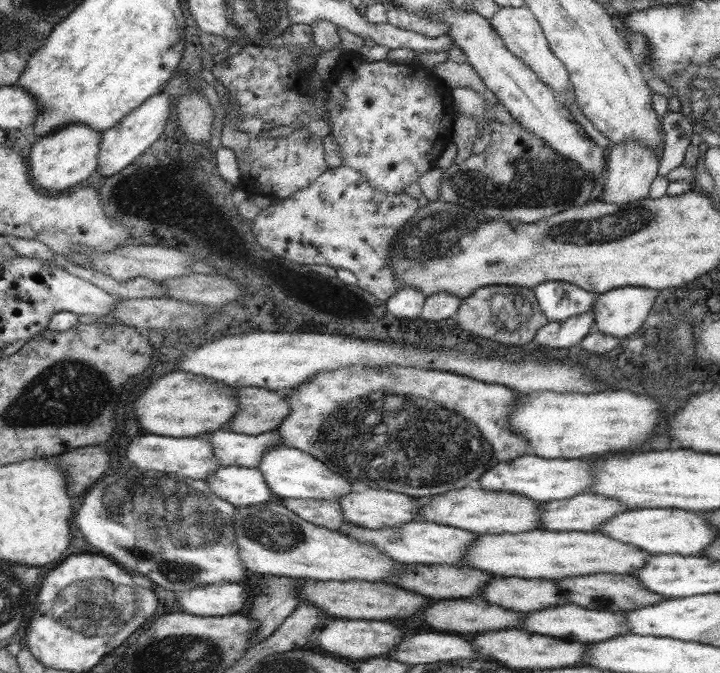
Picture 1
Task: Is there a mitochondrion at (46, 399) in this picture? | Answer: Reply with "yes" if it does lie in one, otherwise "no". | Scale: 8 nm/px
yes

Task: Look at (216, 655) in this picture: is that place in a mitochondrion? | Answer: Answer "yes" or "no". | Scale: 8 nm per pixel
yes

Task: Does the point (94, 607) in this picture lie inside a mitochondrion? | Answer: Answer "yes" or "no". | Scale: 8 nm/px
yes

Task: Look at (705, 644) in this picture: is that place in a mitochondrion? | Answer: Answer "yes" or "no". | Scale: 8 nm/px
no

